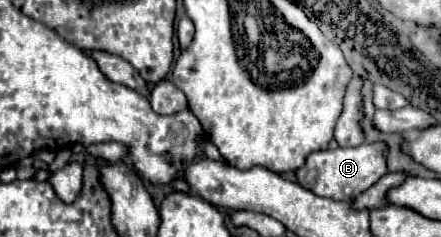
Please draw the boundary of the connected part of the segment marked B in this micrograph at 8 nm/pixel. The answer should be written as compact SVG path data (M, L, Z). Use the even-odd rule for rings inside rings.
M361 144L355 148L335 148L335 150L321 150L311 152L307 156L305 166L295 170L297 182L311 190L317 196L333 198L333 200L353 200L359 194L363 194L367 188L371 188L383 174L387 174L385 164L385 144Z

